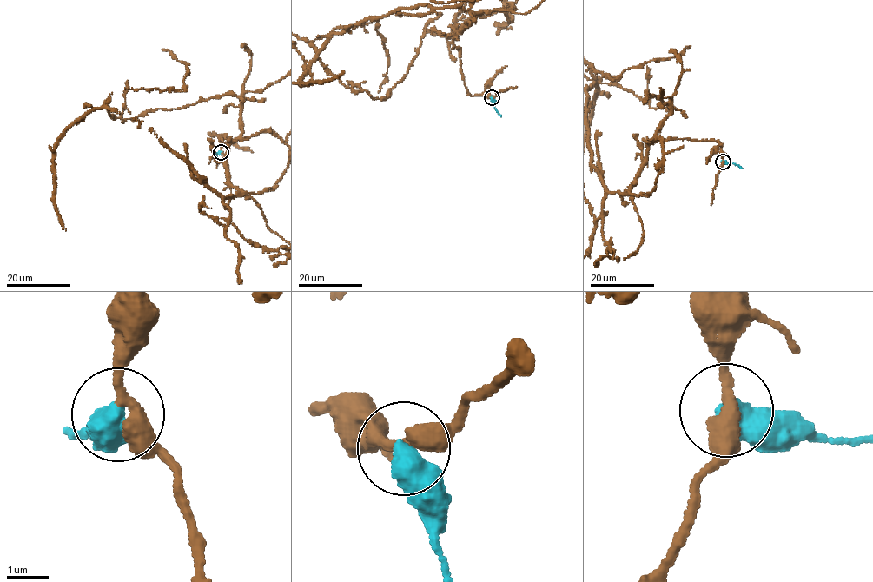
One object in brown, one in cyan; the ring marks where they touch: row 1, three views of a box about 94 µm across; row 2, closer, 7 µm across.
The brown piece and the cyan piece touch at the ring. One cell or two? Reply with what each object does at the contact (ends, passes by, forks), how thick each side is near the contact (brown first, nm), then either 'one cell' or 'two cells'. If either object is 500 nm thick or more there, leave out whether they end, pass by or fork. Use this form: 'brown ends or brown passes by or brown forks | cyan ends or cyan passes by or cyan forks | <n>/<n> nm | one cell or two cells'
400/600 nm | one cell

